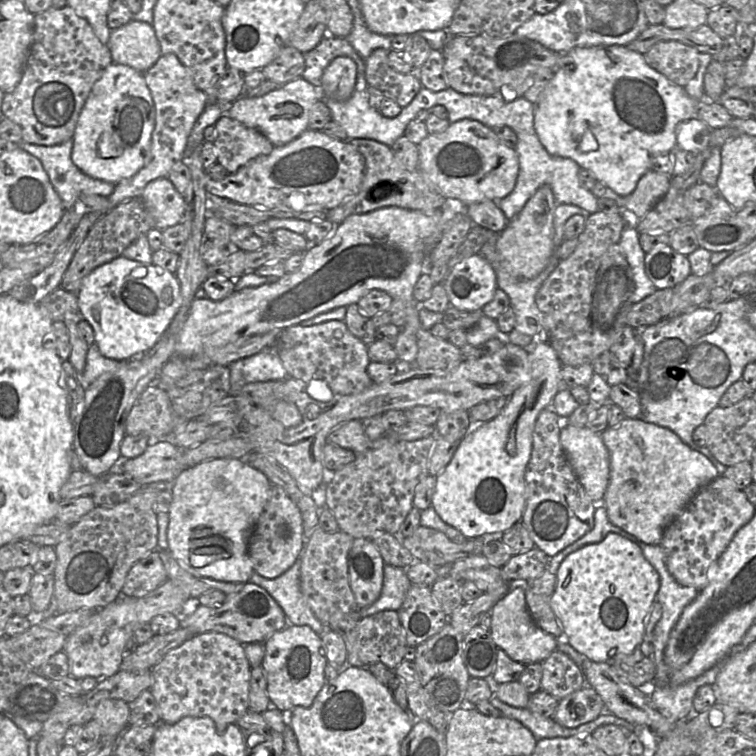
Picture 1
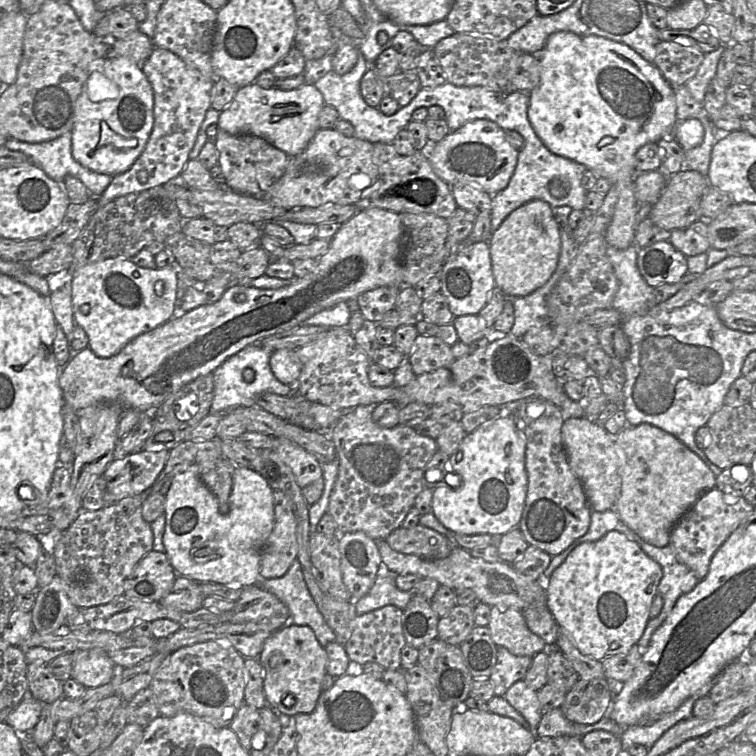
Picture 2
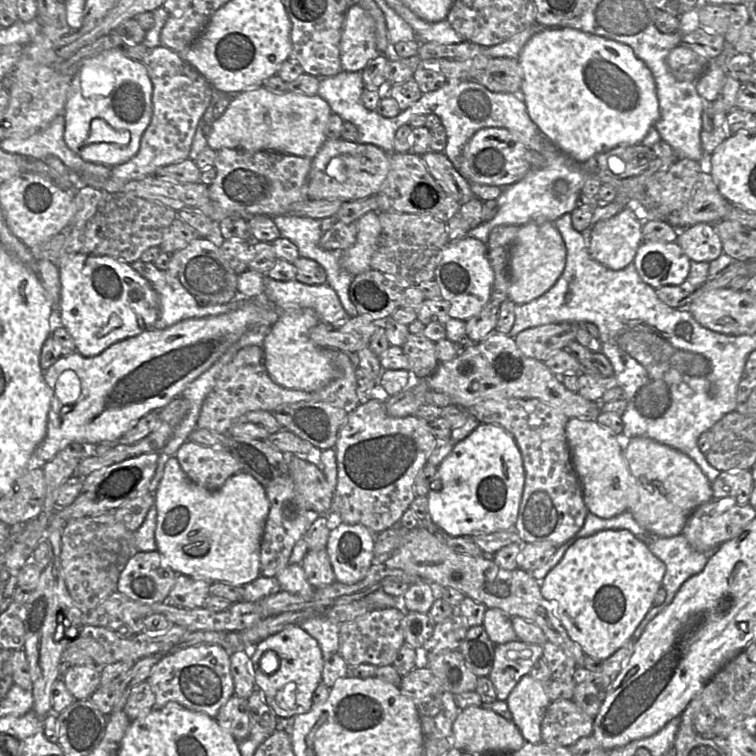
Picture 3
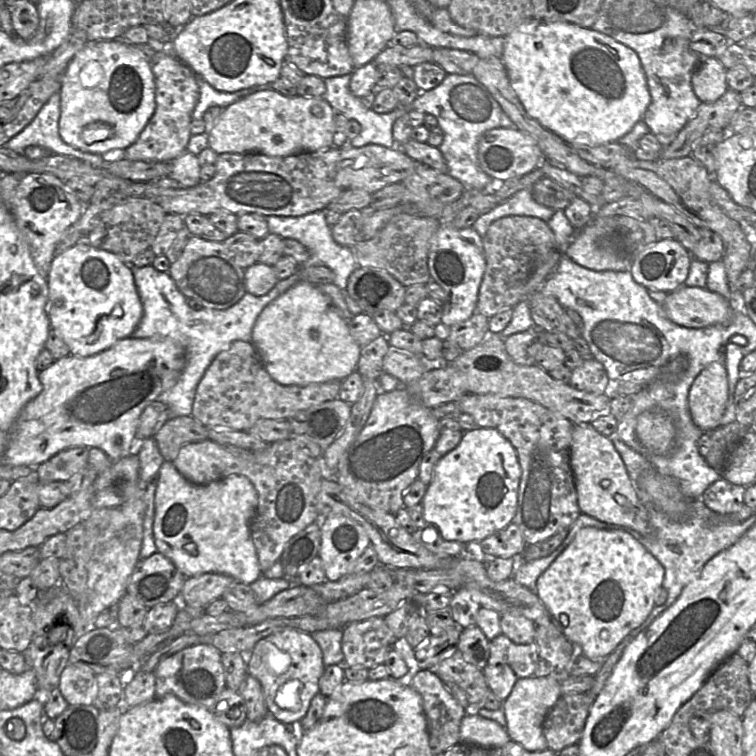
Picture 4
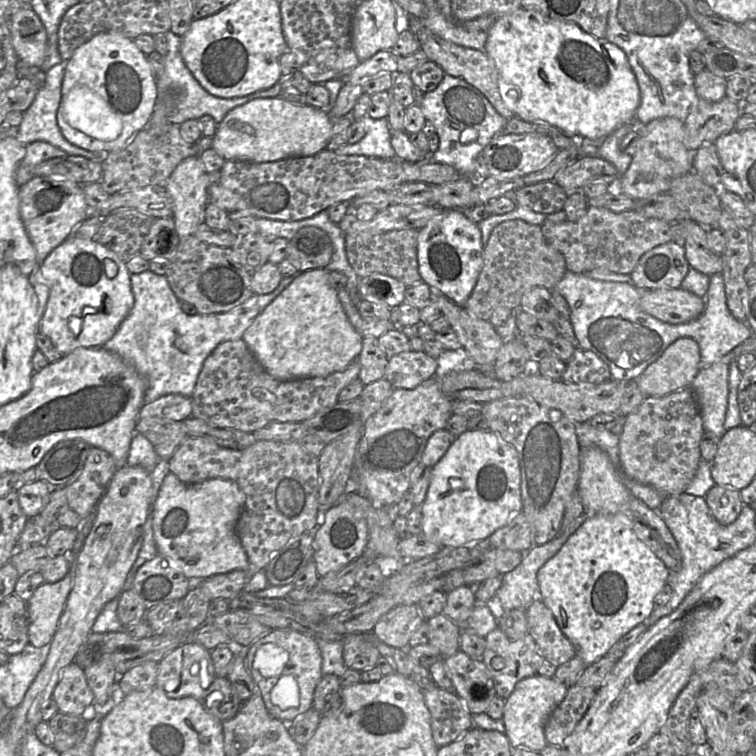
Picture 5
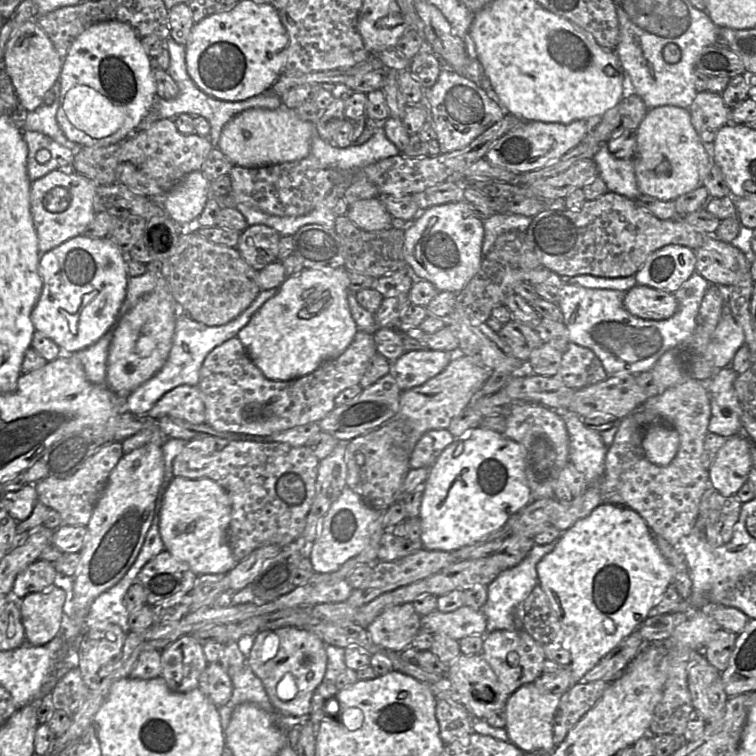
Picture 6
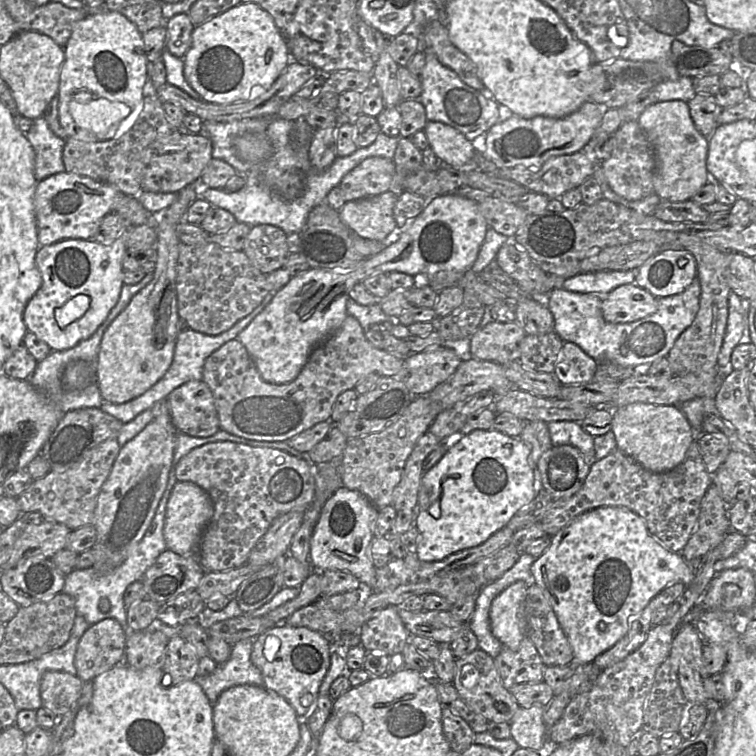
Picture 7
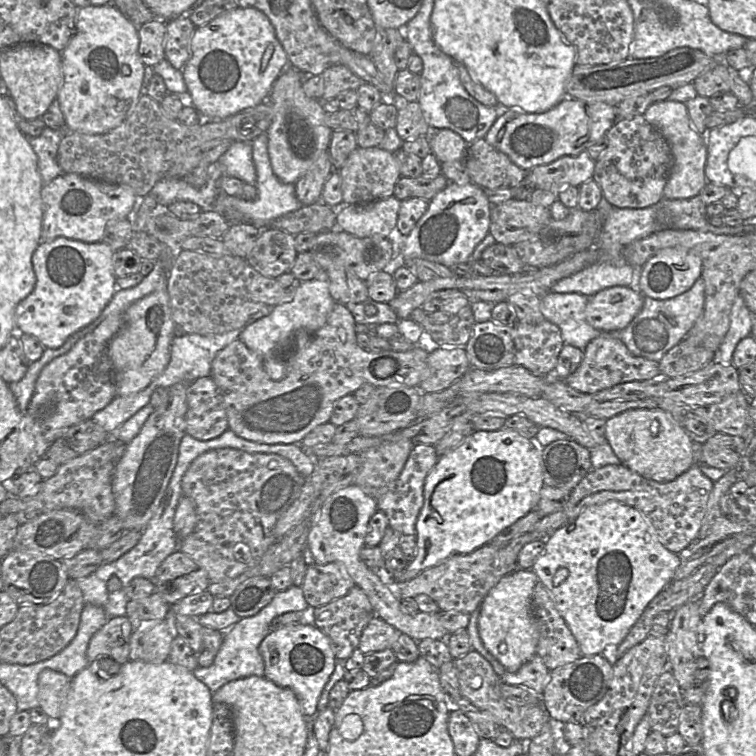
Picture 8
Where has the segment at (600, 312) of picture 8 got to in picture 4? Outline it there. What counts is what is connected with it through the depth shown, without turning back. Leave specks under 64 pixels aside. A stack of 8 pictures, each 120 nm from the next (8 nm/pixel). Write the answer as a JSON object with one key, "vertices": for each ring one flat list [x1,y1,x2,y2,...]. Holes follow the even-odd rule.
{"vertices":[[682,286,668,293,662,307,672,322,692,329,727,324,733,316,730,302,706,288]]}

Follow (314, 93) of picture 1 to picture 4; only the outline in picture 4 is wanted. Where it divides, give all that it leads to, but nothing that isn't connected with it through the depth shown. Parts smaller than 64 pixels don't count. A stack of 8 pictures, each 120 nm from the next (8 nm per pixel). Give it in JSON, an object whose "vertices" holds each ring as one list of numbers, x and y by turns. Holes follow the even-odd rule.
{"vertices":[[274,89,256,91,224,109,208,134,208,147,218,155,256,153,272,157,321,151,333,146,335,114,336,111,322,97,285,96]]}

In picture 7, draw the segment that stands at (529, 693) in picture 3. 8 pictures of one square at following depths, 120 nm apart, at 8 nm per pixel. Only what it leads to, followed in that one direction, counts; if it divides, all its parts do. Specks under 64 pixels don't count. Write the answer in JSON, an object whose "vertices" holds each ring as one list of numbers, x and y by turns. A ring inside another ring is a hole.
{"vertices":[[534,705,519,707,509,722,511,737,519,747,540,750,548,738,548,729,543,721,545,707]]}

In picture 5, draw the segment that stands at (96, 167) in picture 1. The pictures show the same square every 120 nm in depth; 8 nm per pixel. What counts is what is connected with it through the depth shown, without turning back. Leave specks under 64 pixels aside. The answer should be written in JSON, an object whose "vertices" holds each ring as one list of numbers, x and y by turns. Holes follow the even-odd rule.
{"vertices":[[116,31,102,32,78,47,71,58,64,61,64,76,61,89,61,100,57,110,57,124,64,138,73,145,76,145,84,150,105,155,107,152,118,151,124,148,133,139,133,136,140,130,146,128,152,113,155,109,158,91,157,80,152,74,148,56,145,55,135,44,134,40,122,35]]}

